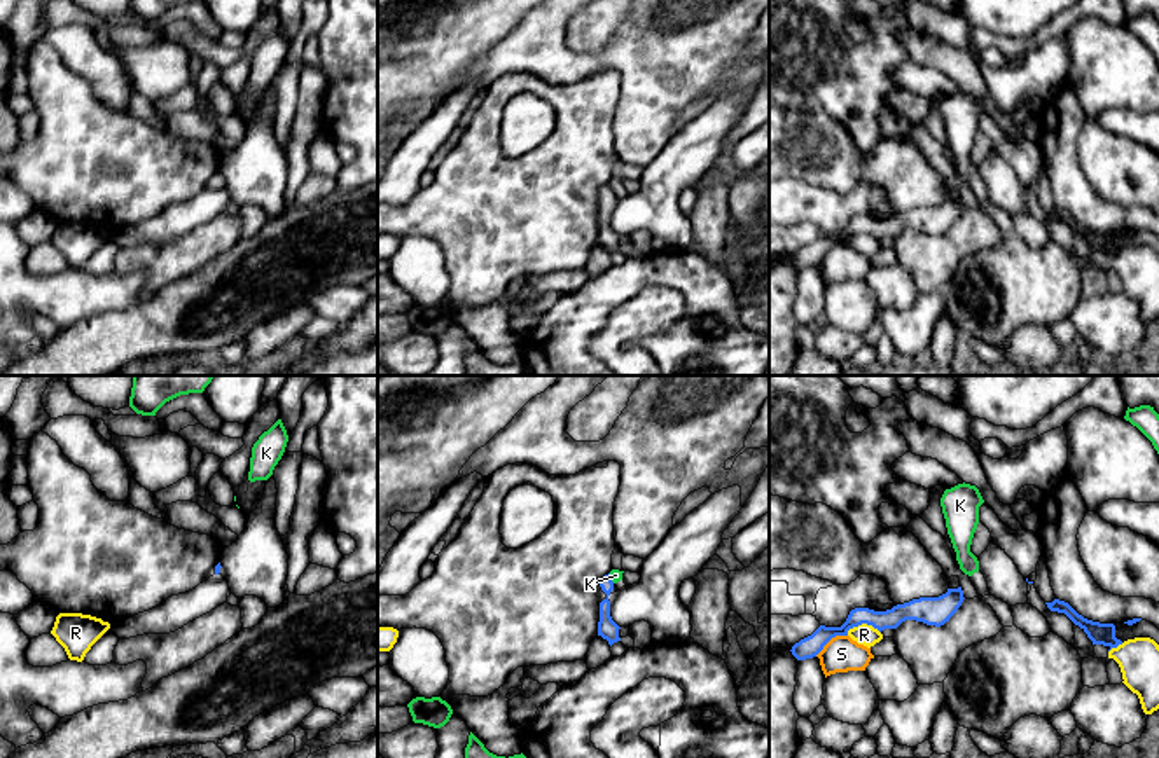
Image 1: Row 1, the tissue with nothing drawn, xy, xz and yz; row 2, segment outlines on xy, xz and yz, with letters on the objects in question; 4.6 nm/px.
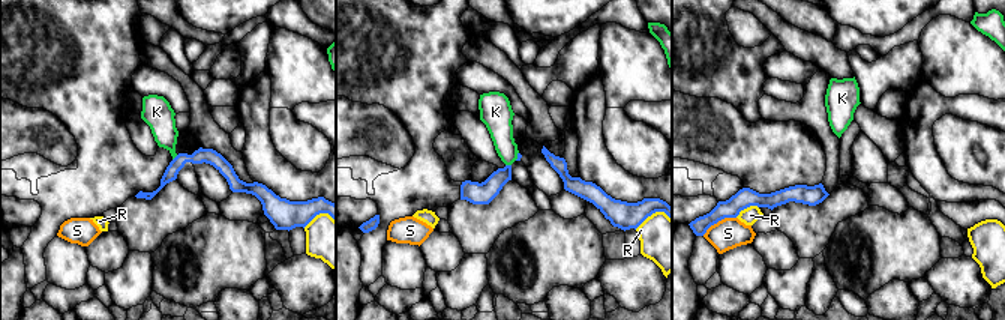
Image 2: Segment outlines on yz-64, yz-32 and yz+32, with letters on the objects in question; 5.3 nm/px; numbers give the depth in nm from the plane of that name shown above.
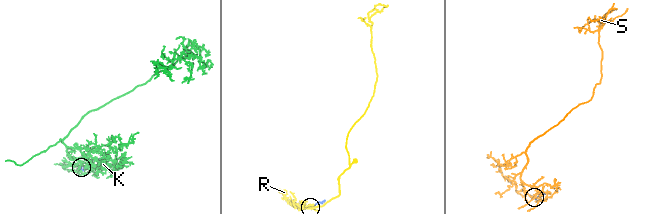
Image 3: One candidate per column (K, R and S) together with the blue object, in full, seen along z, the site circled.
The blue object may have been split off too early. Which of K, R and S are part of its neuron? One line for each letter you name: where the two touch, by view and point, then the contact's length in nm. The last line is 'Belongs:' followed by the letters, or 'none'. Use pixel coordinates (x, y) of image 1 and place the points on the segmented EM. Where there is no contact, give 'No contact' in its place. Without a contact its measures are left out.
Belongs: none

